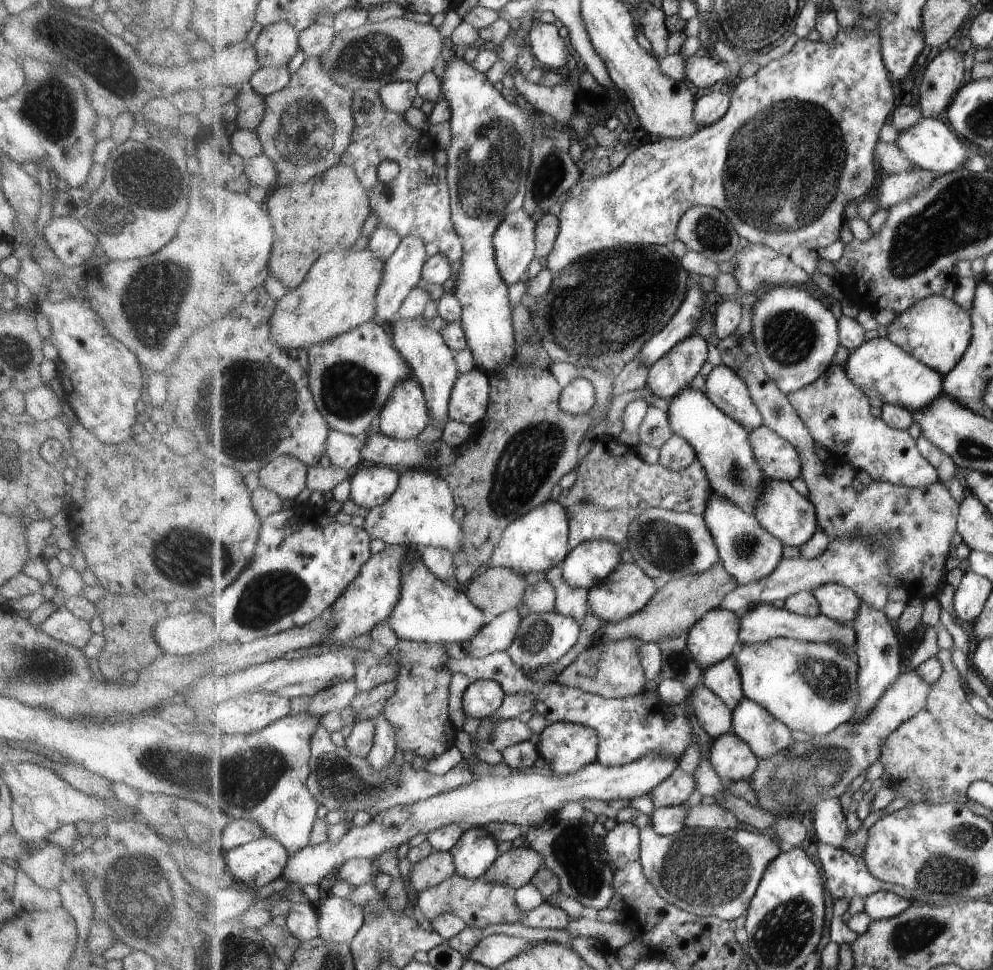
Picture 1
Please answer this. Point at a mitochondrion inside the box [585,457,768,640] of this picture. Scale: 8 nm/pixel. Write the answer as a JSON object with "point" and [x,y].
{"point":[665,545]}

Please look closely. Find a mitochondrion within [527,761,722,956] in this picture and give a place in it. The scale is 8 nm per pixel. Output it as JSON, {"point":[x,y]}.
{"point":[577,855]}

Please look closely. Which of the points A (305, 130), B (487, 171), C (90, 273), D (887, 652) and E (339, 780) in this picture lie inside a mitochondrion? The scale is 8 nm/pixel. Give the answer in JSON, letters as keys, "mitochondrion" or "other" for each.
{"A":"mitochondrion","B":"mitochondrion","C":"other","D":"other","E":"mitochondrion"}

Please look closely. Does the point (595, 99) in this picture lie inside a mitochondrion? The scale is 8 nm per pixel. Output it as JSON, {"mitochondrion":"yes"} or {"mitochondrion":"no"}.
{"mitochondrion":"no"}

